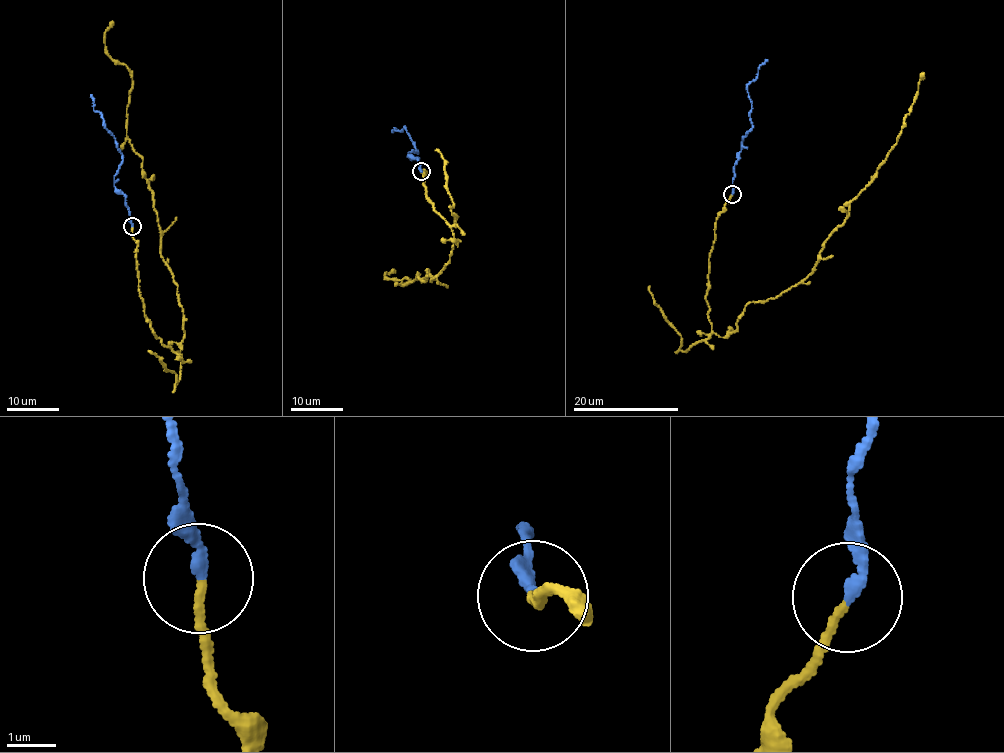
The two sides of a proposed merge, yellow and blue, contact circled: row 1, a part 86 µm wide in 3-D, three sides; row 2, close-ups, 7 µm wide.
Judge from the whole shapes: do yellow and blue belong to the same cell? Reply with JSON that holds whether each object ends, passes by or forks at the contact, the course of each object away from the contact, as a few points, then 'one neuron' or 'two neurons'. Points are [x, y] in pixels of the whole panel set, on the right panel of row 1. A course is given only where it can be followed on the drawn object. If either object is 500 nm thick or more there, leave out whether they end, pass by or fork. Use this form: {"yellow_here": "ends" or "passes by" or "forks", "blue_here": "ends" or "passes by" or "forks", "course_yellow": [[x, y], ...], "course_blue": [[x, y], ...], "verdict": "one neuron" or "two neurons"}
{"yellow_here": "ends", "blue_here": "ends", "course_yellow": [[732, 194], [709, 257], [707, 315], [720, 337], [750, 302], [812, 271], [897, 142], [924, 72]], "course_blue": [[732, 194], [734, 163], [742, 149], [742, 139], [752, 126], [747, 86], [768, 59]], "verdict": "one neuron"}

